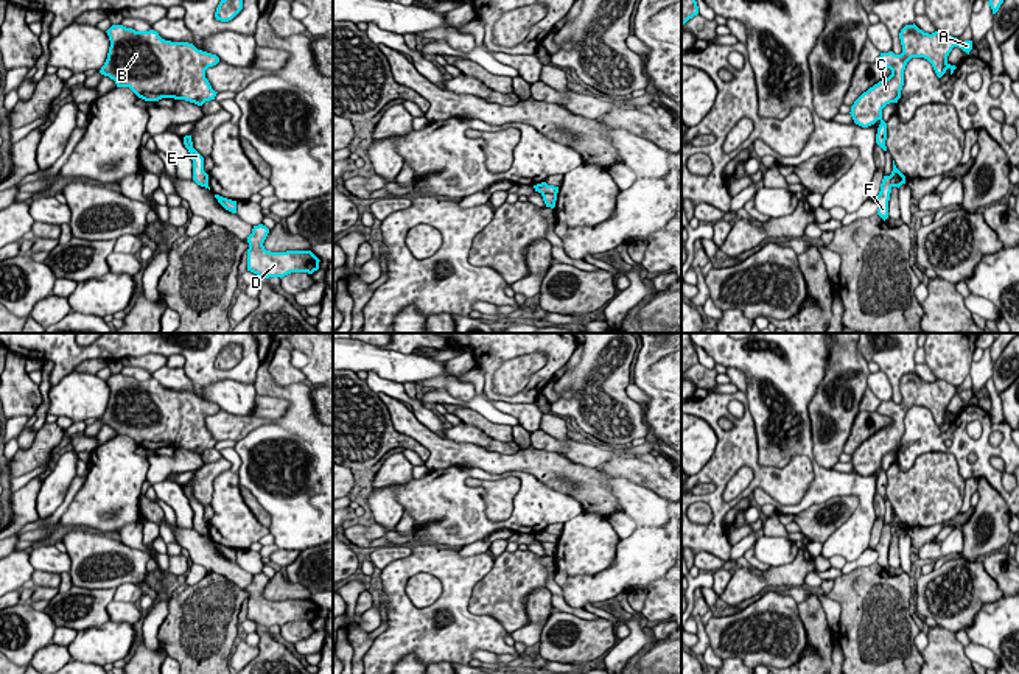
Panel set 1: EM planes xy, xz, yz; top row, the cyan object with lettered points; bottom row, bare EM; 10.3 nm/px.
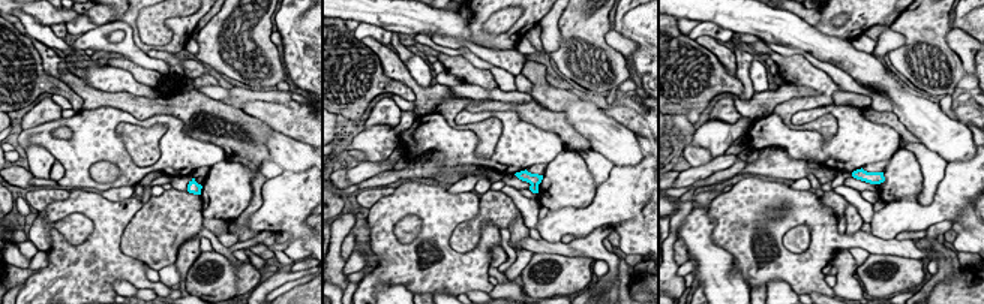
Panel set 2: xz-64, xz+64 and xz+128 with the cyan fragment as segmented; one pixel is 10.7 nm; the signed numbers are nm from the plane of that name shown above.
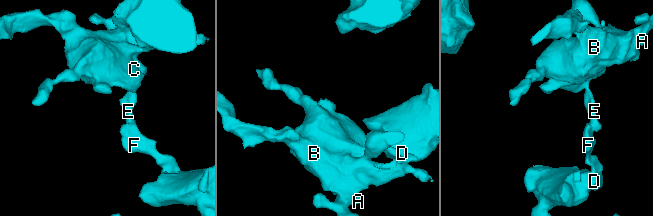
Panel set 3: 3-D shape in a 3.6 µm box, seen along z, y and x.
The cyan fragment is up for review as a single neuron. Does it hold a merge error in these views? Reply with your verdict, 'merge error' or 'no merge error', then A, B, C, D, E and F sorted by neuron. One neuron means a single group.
merge error; groups A B C E / D F

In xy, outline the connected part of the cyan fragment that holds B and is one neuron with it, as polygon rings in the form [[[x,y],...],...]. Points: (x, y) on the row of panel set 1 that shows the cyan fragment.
[[[112,25],[107,31],[110,47],[100,73],[129,87],[145,101],[162,98],[185,100],[202,106],[216,93],[205,70],[219,62],[216,54],[198,50],[188,42],[171,42],[157,31],[135,31]]]

